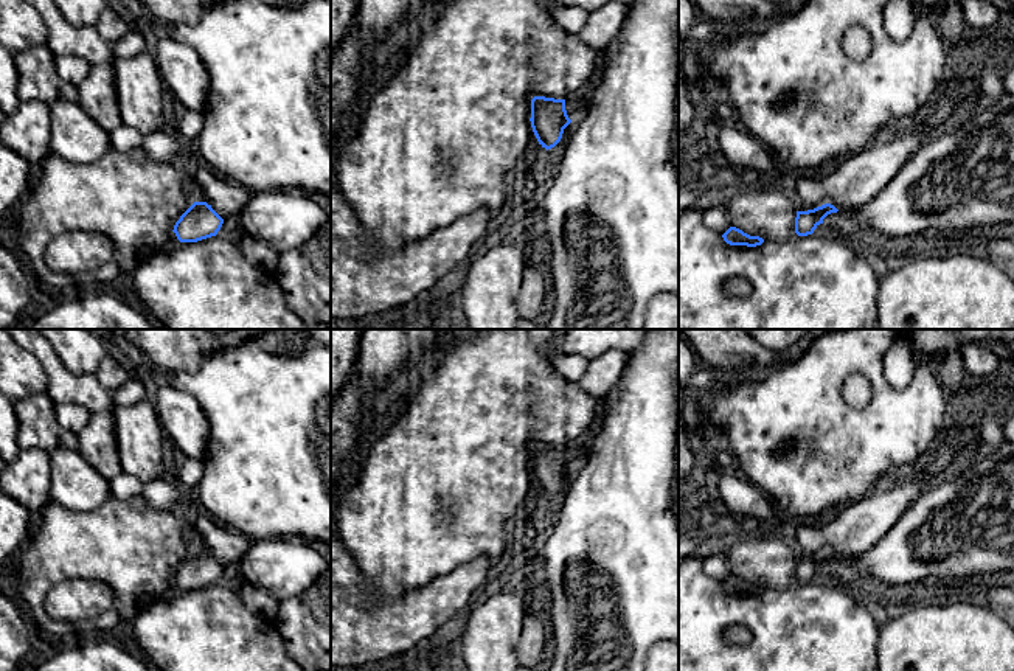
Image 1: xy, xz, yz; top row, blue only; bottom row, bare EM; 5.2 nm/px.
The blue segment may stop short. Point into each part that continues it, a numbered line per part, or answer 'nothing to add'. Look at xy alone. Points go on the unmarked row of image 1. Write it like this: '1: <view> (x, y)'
1: xy (227, 545)

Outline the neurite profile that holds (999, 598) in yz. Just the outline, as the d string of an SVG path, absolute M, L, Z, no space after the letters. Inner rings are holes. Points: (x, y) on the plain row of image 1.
M992 584L978 590L980 600L1014 628L1014 589Z

